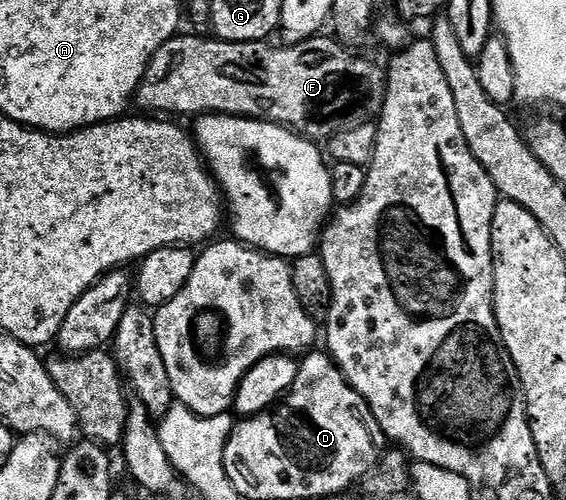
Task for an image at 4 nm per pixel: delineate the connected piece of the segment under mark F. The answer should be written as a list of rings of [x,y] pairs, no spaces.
[[[179,33],[164,45],[160,45],[160,49],[156,49],[156,53],[152,57],[152,61],[148,65],[148,69],[138,86],[136,103],[137,106],[140,105],[146,110],[143,112],[158,113],[154,111],[167,111],[170,114],[167,116],[170,117],[178,117],[174,115],[190,115],[189,117],[200,115],[236,115],[240,119],[265,119],[268,123],[278,123],[281,127],[288,127],[297,135],[301,135],[302,138],[311,141],[331,139],[332,136],[344,129],[352,129],[356,125],[364,125],[377,120],[378,116],[382,114],[382,106],[386,100],[386,71],[383,68],[378,68],[374,63],[369,63],[366,59],[361,59],[358,55],[353,55],[350,49],[343,46],[337,38],[329,37],[330,39],[322,39],[323,37],[315,37],[313,39],[305,39],[302,43],[282,45],[282,48],[269,47],[271,44],[266,41],[259,41],[257,43],[226,43],[223,39],[217,37],[209,38],[201,39],[198,35]]]

